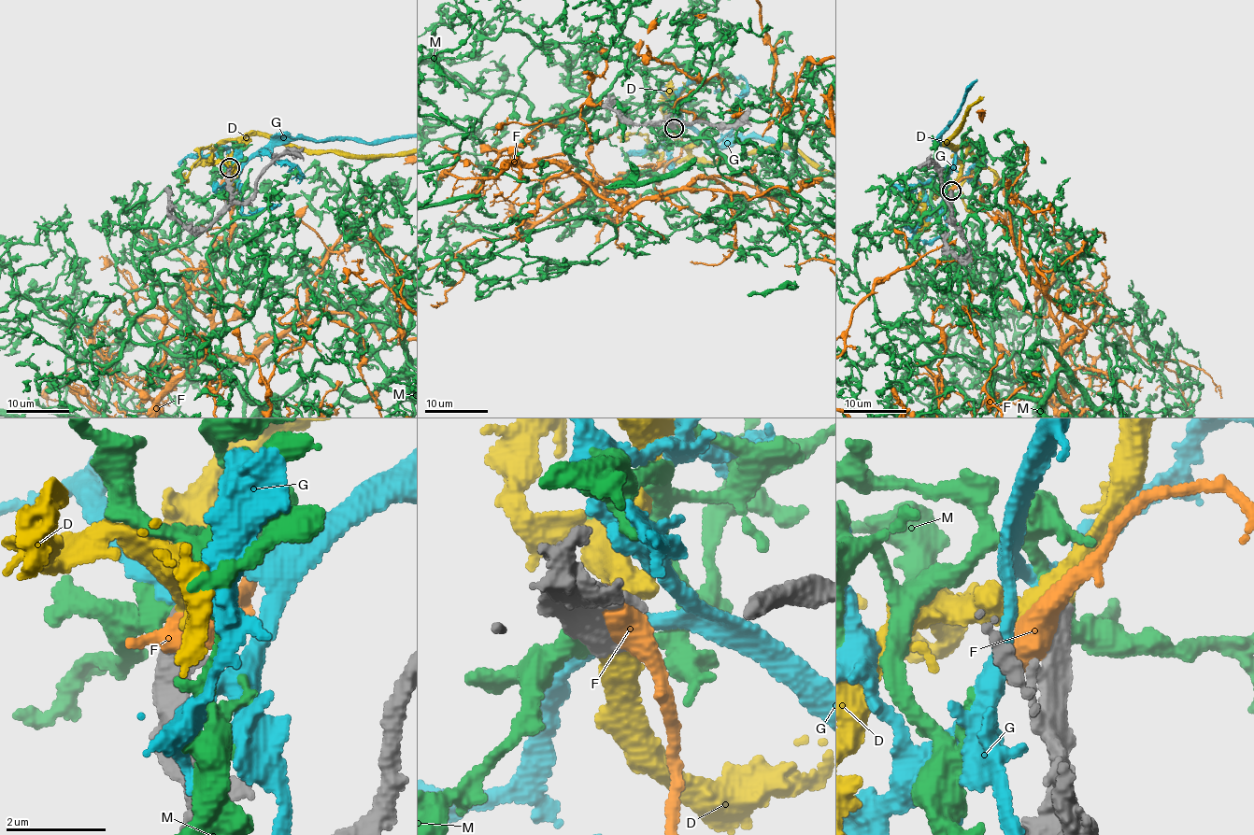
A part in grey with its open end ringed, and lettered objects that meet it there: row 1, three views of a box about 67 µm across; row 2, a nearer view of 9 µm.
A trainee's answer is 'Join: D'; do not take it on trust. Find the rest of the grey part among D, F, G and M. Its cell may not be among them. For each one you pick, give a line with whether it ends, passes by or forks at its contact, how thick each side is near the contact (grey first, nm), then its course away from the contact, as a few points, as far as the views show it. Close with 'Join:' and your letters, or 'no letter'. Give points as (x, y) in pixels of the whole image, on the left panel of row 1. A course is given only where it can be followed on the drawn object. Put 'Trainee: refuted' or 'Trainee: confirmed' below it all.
D: it passes by | 500/440 nm
Join: D
Trainee: confirmed

